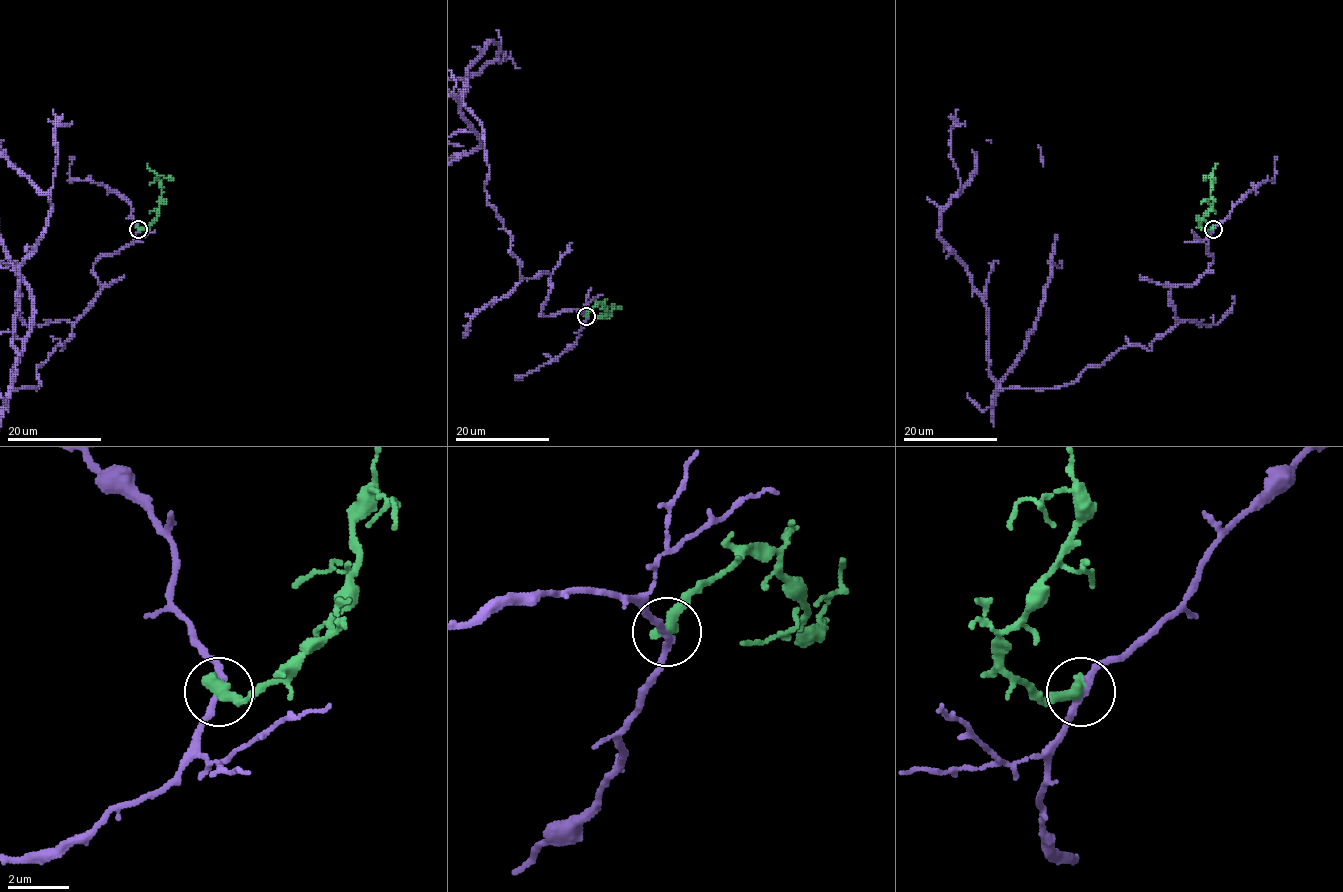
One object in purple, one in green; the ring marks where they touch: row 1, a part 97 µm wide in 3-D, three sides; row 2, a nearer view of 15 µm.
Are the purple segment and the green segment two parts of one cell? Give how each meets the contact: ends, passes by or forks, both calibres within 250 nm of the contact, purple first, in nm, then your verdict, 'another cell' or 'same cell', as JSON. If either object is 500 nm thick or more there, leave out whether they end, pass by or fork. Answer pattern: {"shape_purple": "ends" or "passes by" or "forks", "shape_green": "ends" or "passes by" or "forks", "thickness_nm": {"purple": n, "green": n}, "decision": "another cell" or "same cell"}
{"shape_purple": "passes by", "shape_green": "ends", "thickness_nm": {"purple": 200, "green": 480}, "decision": "another cell"}

